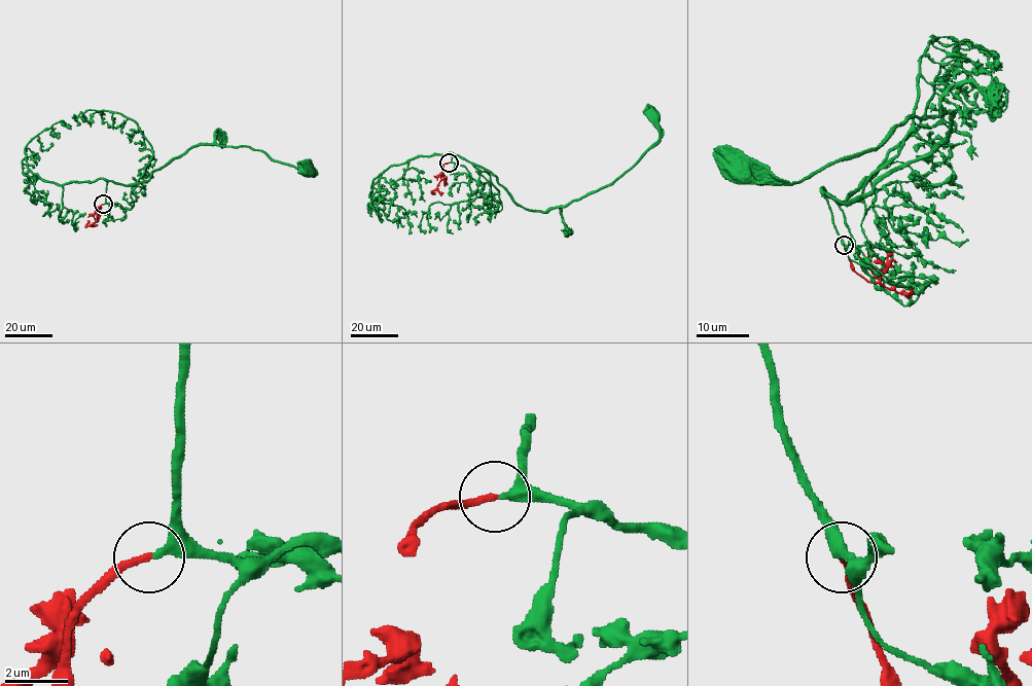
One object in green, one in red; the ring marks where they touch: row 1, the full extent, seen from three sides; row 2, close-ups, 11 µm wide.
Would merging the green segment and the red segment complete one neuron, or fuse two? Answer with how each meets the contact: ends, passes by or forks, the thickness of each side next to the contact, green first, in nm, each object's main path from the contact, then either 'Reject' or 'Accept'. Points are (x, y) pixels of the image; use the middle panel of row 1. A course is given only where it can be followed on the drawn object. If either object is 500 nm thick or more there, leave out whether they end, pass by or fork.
At the ring green ends. At the ring red ends. Thickness 320 nm (green) against 220 nm. Course of green: (450, 163), (459, 155), (483, 167), (520, 205), (546, 211), (621, 176), (659, 138), (652, 116). Course of red: (450, 163), (443, 166), (443, 178), (434, 192). Accept

